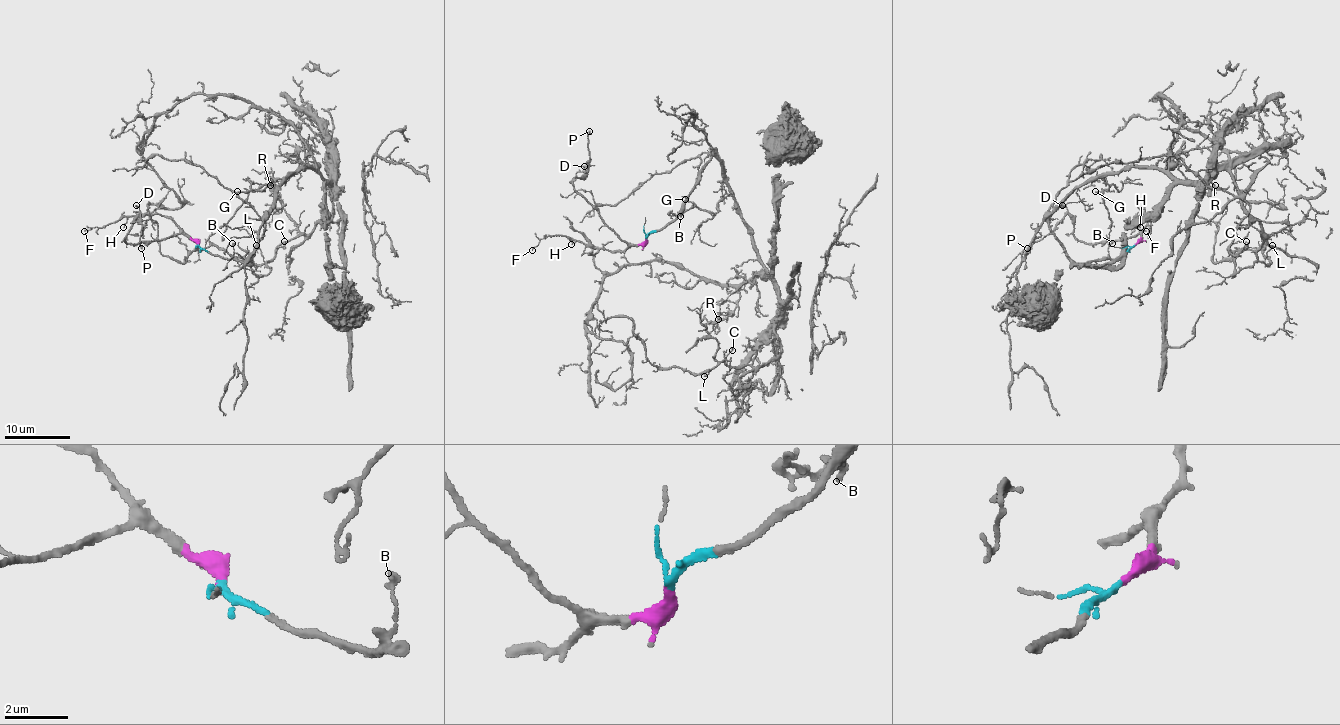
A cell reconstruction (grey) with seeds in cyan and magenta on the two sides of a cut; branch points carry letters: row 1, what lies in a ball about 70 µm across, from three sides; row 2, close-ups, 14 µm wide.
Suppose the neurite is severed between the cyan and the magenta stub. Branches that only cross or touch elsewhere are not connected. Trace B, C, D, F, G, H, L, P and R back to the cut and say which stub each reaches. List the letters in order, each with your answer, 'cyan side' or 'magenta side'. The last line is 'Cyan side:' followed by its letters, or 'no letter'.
B: cyan side
C: cyan side
D: magenta side
F: magenta side
G: cyan side
H: magenta side
L: cyan side
P: magenta side
R: cyan side
Cyan side: B, C, G, L, R

